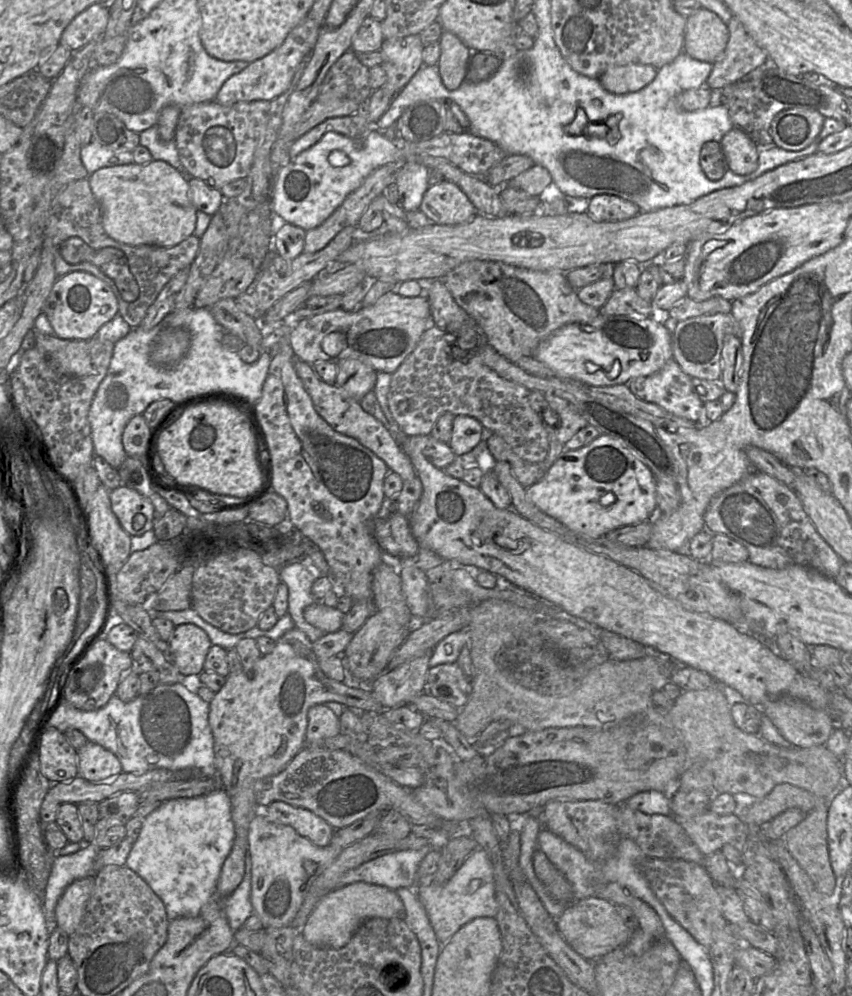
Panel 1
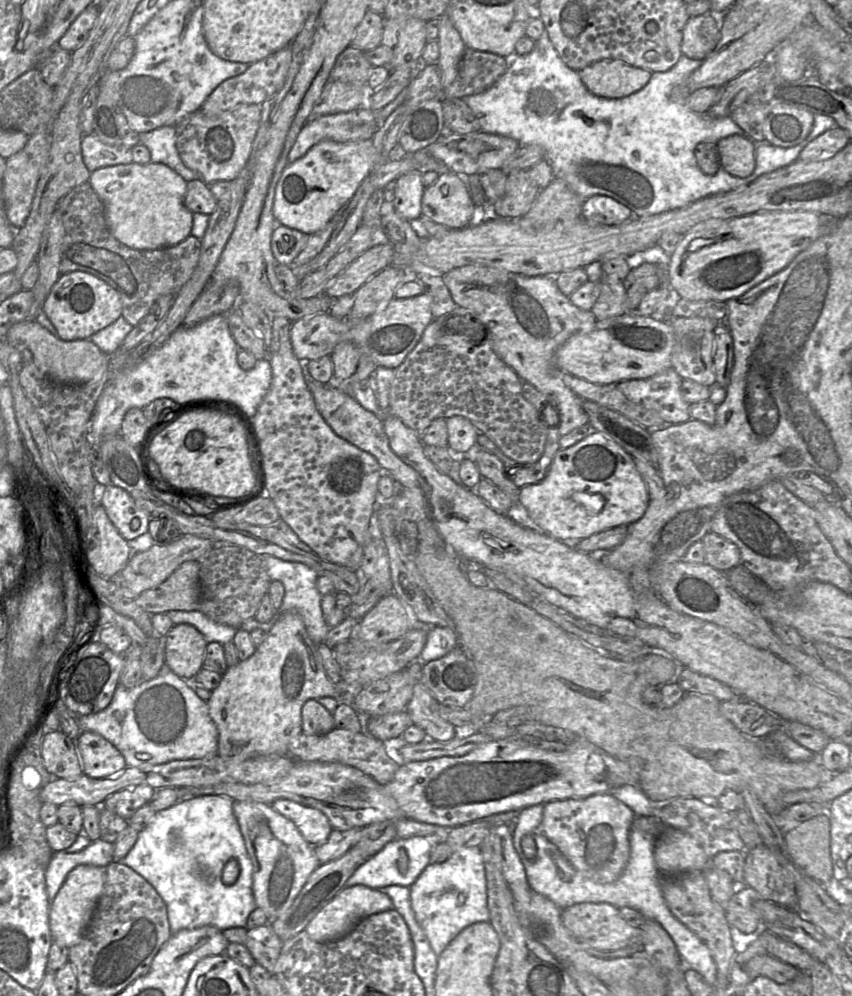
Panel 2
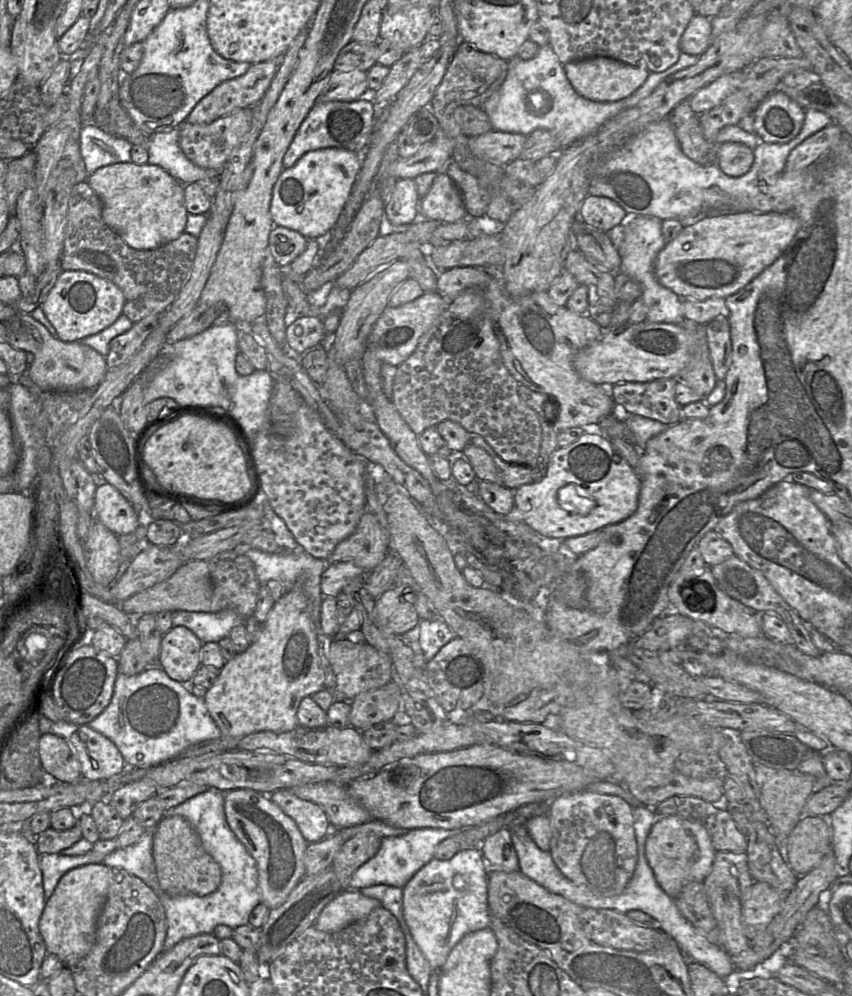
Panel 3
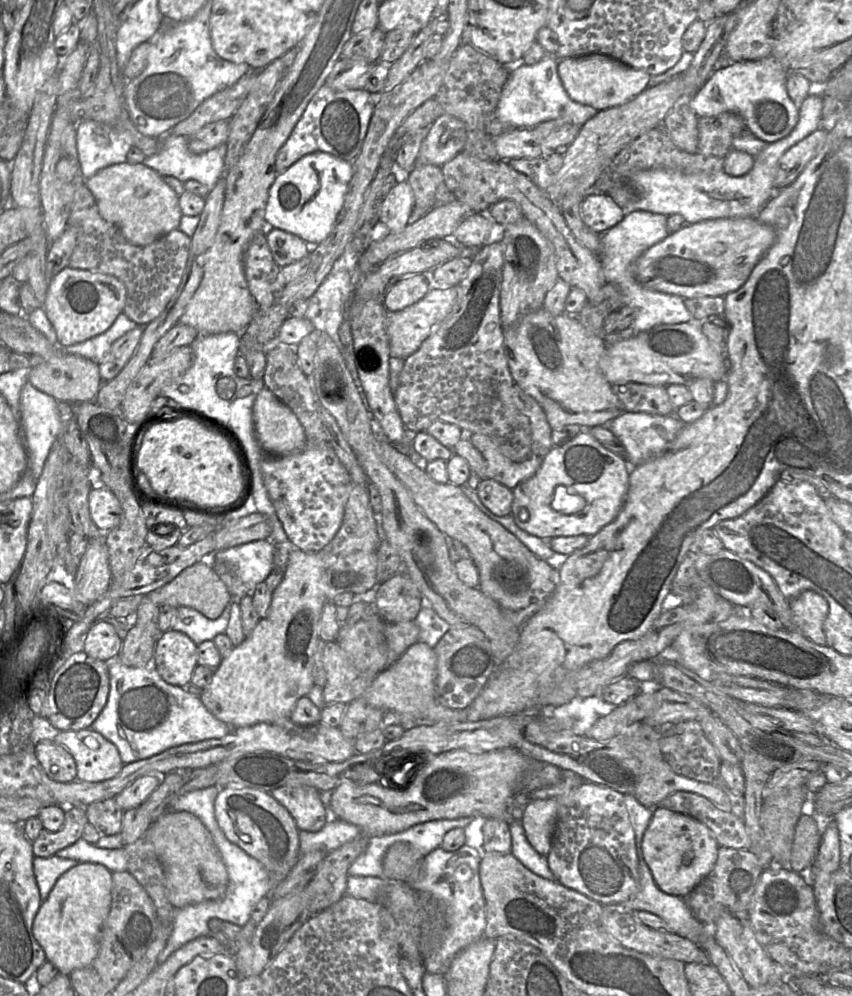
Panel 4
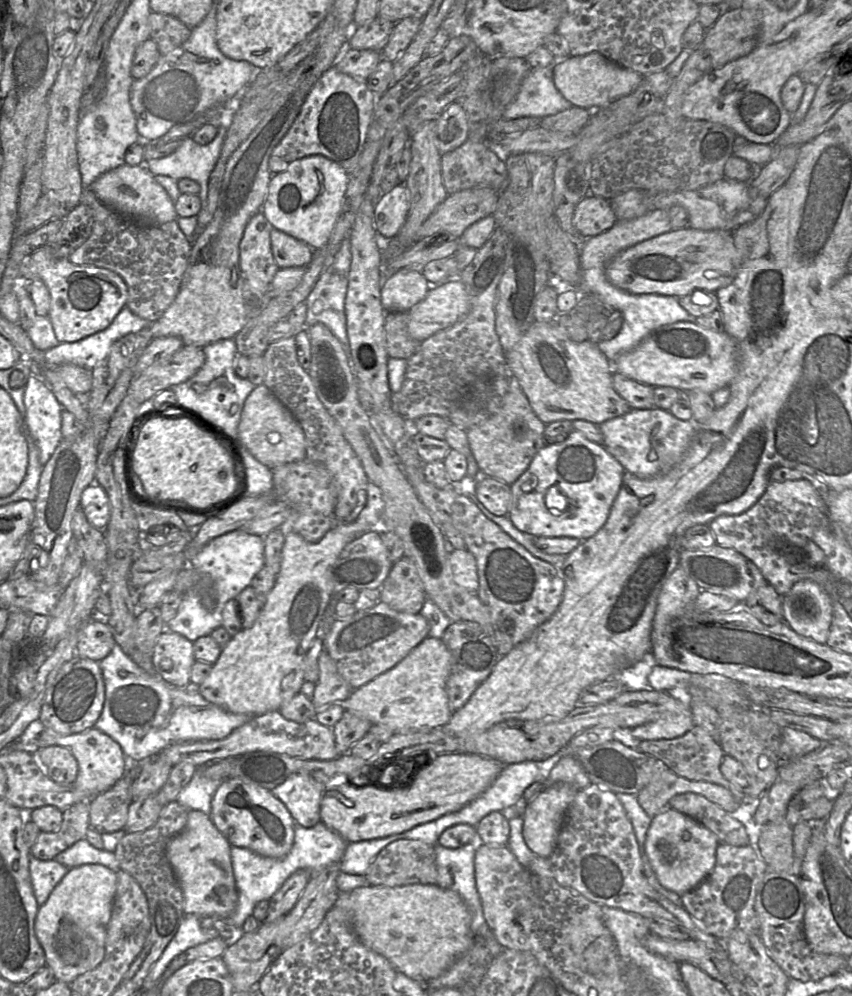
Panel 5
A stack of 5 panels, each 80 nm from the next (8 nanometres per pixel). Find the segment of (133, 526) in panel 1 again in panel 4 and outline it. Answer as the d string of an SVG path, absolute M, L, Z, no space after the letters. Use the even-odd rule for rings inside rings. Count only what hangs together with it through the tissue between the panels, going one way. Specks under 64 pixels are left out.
M109 488L91 489L88 494L88 504L93 523L102 533L107 533L120 524L122 509Z

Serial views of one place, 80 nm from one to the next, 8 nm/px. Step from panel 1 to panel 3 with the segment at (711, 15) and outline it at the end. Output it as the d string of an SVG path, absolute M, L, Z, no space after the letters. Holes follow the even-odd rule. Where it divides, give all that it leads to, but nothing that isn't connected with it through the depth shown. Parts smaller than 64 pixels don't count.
M696 14L681 37L680 47L683 53L701 56L712 40L711 18Z

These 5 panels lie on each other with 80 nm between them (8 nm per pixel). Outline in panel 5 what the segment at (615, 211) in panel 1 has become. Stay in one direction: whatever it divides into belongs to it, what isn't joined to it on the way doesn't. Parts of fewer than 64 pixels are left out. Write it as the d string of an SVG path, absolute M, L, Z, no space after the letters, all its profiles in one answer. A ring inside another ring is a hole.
M588 194L575 207L572 222L583 240L611 229L617 221L610 200Z

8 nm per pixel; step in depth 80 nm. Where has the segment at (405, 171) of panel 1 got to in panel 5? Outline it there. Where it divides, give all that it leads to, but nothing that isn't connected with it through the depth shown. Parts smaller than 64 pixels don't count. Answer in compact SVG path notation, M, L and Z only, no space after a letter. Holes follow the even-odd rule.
M404 183L397 184L383 194L374 205L374 226L384 239L397 236L403 227L409 211L409 195Z

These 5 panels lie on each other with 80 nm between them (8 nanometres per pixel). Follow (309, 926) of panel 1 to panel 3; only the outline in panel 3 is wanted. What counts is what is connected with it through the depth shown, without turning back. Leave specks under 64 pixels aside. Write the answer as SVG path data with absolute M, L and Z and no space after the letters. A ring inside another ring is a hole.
M343 889L324 907L313 926L323 932L338 932L380 906L380 901L363 895L359 890Z

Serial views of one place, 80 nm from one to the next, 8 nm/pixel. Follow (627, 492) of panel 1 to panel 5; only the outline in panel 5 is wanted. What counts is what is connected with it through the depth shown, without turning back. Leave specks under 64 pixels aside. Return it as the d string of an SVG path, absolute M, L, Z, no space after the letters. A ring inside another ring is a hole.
M572 431L564 442L546 444L534 456L527 470L511 485L510 521L533 537L570 537L581 541L594 536L607 521L623 482L625 469L602 446Z

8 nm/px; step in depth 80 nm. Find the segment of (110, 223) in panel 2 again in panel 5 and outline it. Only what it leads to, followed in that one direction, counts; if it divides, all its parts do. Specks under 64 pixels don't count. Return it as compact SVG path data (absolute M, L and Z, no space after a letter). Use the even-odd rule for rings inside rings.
M123 164L99 176L89 188L114 211L143 225L162 225L178 218L175 202L143 165Z

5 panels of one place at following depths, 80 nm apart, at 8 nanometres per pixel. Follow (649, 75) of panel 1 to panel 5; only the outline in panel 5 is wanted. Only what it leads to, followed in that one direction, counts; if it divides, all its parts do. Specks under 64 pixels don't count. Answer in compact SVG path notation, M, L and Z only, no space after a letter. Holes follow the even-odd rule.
M597 52L584 56L570 56L553 64L553 81L558 91L573 106L591 111L631 94L642 79L642 74L620 66Z

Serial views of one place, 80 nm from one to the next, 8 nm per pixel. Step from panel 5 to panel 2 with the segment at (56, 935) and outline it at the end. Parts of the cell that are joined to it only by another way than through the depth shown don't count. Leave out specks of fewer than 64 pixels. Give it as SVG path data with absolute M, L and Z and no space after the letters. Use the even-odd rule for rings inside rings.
M80 865L66 877L49 908L49 927L53 941L71 948L78 944L95 913L105 885L106 867Z

